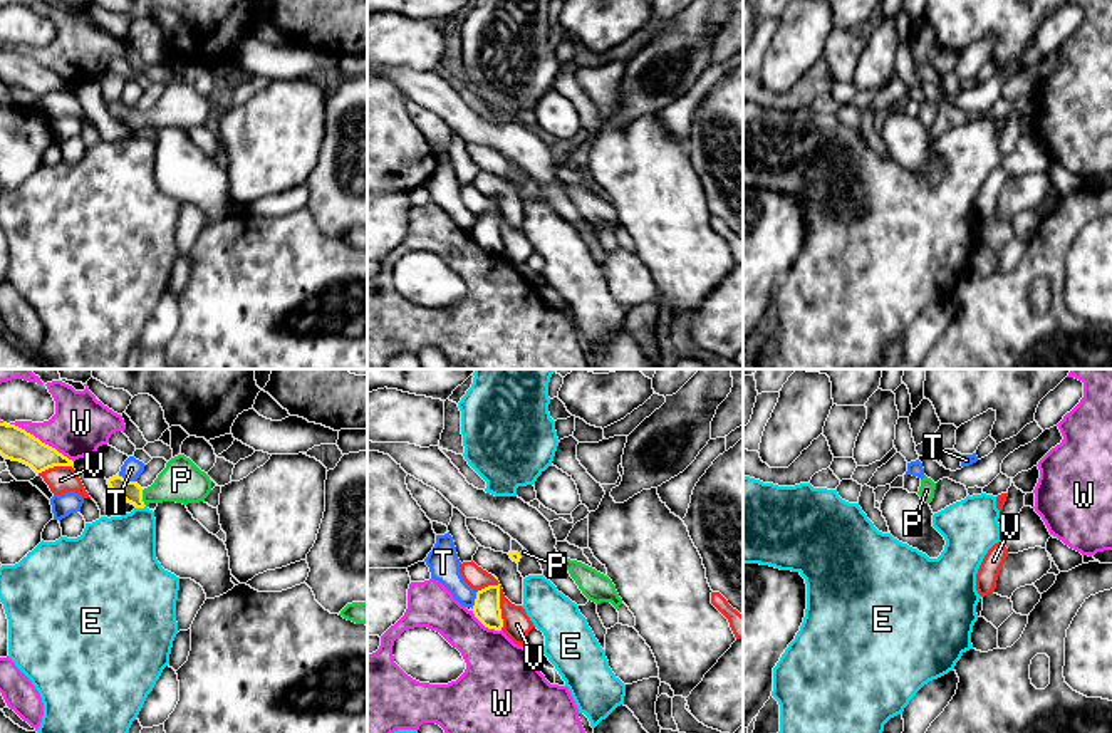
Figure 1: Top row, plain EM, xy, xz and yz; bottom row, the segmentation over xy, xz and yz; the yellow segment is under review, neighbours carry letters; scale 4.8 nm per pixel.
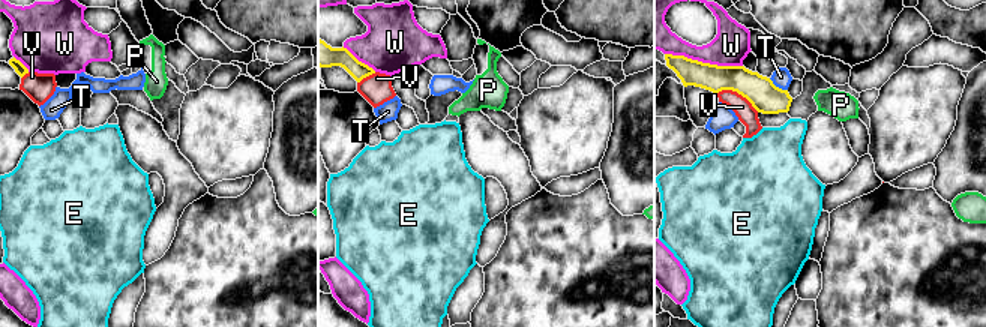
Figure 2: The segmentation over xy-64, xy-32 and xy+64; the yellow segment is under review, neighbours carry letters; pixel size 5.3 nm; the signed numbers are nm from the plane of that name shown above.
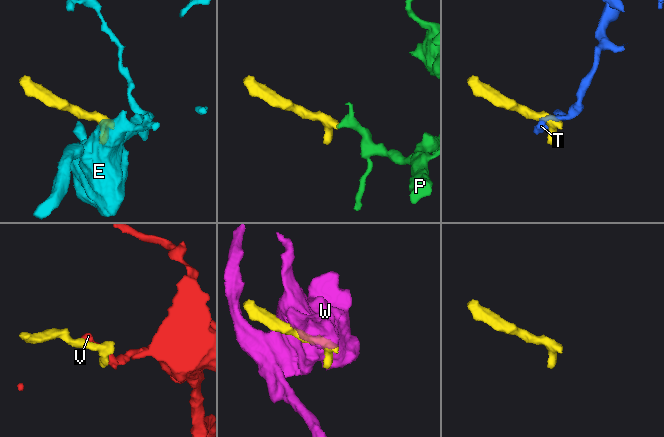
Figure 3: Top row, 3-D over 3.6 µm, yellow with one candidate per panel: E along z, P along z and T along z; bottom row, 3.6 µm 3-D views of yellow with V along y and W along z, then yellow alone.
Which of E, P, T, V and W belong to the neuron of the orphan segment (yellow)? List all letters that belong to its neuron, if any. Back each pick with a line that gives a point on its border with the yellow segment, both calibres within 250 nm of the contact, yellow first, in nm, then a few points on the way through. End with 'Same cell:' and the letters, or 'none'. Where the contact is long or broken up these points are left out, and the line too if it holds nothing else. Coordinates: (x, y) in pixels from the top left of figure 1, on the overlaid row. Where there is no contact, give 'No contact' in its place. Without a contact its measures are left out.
P: Touches yellow at xy (141, 497). Thickness 100 nm (yellow) against 200 nm. Path across: xy (131, 492), (141, 497), (156, 493), (181, 480)
Same cell: P

